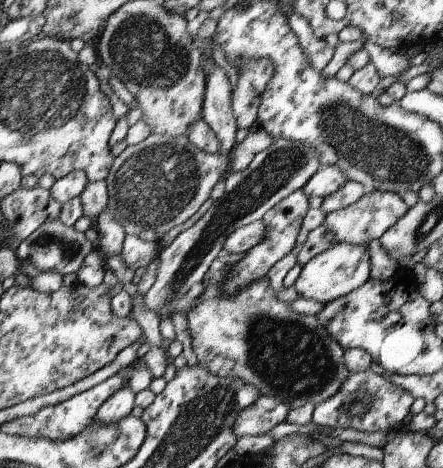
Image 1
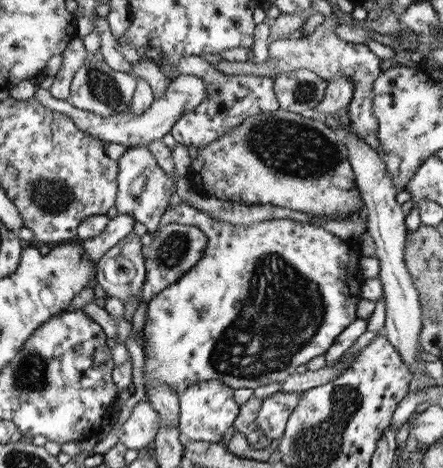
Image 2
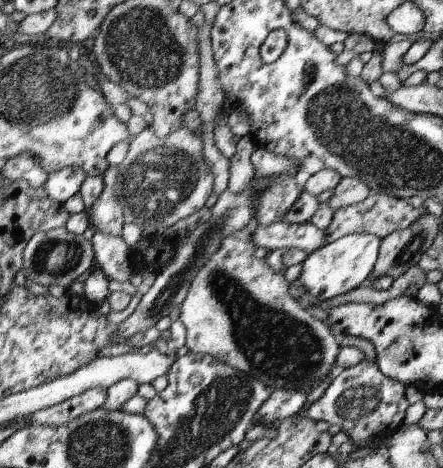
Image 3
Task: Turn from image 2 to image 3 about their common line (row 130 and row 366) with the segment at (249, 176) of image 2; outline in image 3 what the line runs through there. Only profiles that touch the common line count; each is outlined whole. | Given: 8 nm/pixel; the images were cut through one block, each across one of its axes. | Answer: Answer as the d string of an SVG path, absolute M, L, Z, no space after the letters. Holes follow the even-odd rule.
M247 226L245 230L227 236L221 242L221 248L209 256L205 266L189 284L189 294L179 306L179 322L187 330L185 346L195 356L213 356L219 362L257 378L271 390L301 388L301 392L311 392L313 386L319 386L319 382L331 374L339 354L339 336L335 336L325 322L313 318L309 310L289 296L287 290L291 284L285 280L285 268L273 272L267 260L251 256L255 250L255 244L249 240L251 232L253 226Z

